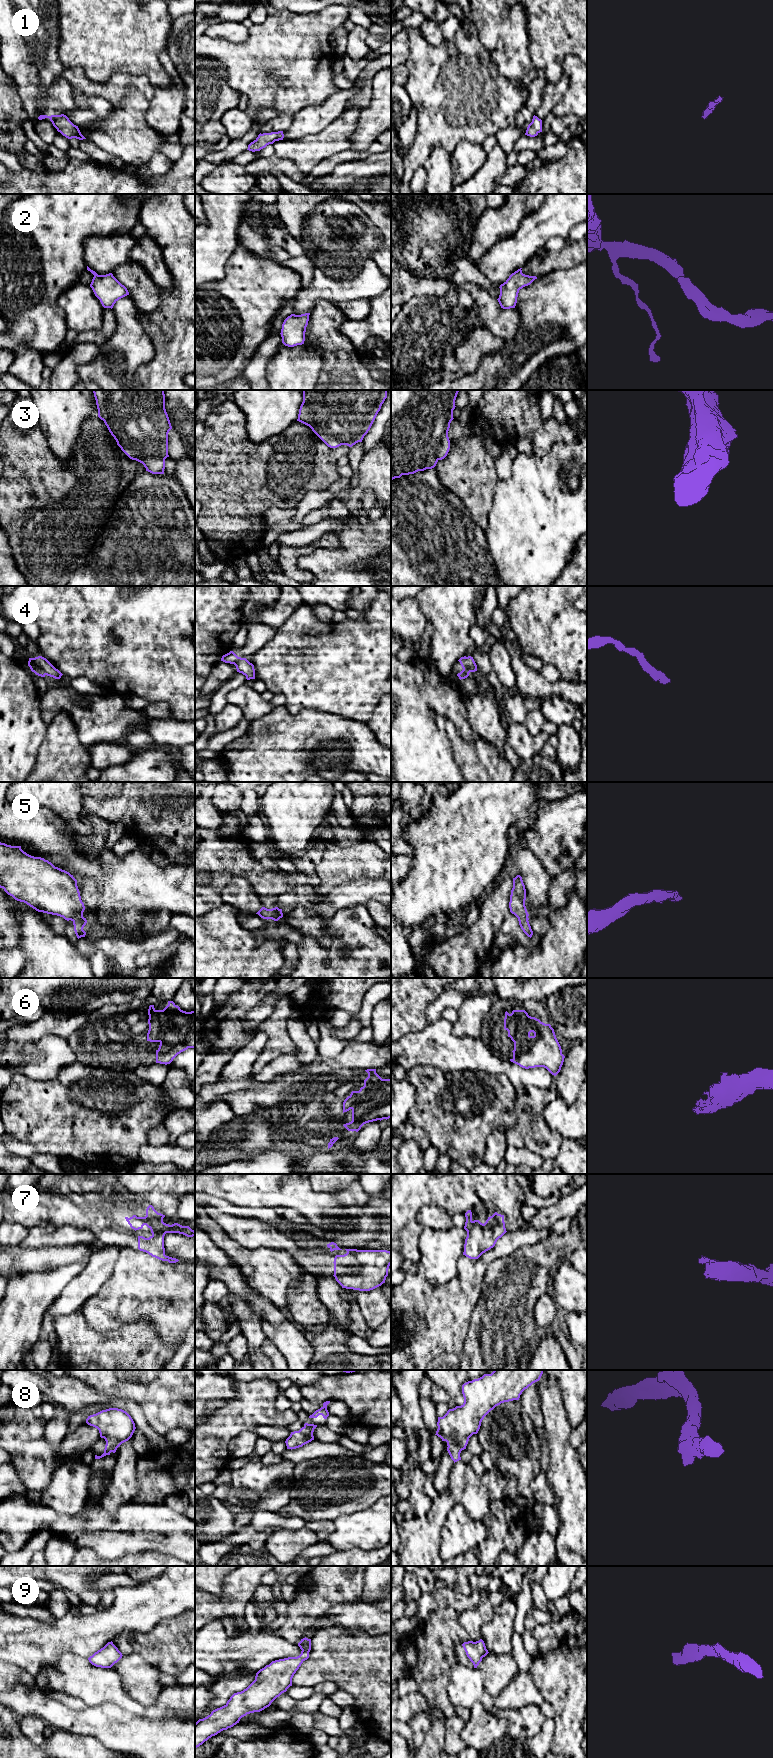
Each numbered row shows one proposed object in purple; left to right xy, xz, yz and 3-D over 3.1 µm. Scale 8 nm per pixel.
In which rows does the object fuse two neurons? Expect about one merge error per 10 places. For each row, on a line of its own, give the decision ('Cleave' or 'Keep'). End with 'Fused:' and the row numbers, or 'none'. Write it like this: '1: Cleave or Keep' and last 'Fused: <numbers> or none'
1: Keep
2: Keep
3: Keep
4: Keep
5: Keep
6: Keep
7: Keep
8: Keep
9: Keep
Fused: none

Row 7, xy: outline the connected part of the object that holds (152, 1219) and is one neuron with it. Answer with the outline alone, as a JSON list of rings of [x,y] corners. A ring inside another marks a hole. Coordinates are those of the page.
[[[149,1205],[146,1209],[145,1217],[137,1217],[133,1215],[128,1218],[125,1217],[126,1221],[132,1229],[139,1230],[146,1225],[152,1235],[149,1238],[138,1236],[138,1249],[146,1252],[152,1257],[155,1257],[162,1261],[168,1261],[169,1263],[176,1263],[179,1260],[165,1255],[164,1248],[164,1236],[166,1233],[179,1233],[187,1237],[195,1236],[195,1231],[189,1226],[182,1226],[178,1223],[172,1225],[163,1222],[165,1215],[158,1213],[152,1205]]]

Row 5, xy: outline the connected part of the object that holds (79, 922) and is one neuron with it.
[[[0,842],[0,888],[15,900],[24,902],[38,912],[57,915],[71,920],[77,938],[85,937],[83,930],[87,923],[83,917],[85,910],[77,886],[77,880],[69,872],[55,867],[41,857],[34,857],[21,849]]]

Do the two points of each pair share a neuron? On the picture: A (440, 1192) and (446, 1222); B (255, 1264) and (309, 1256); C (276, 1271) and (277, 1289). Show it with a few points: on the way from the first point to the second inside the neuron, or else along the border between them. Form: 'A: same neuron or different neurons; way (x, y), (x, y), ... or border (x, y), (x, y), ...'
A: different neurons; border (419, 1209), (423, 1206), (434, 1204), (452, 1215)
B: different neurons; border (272, 1248), (285, 1250), (305, 1271)
C: same neuron; way (276, 1275), (276, 1285)

